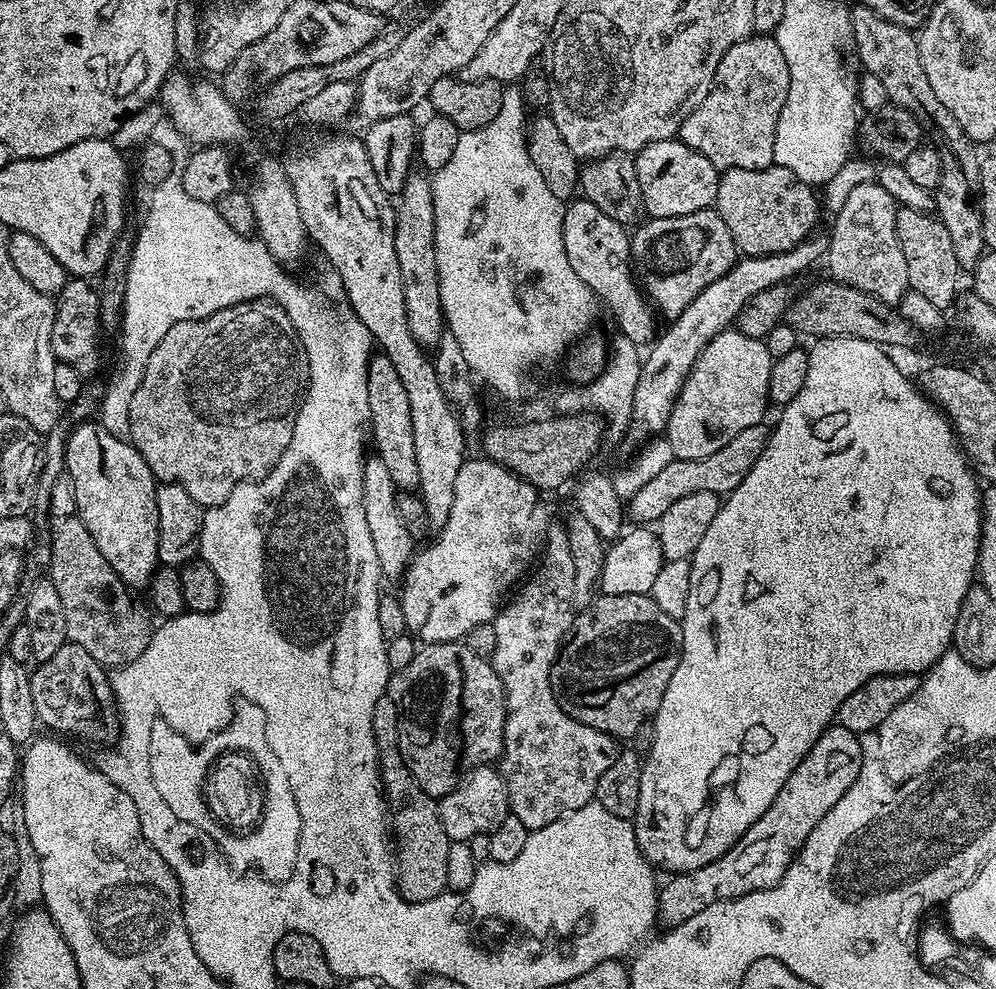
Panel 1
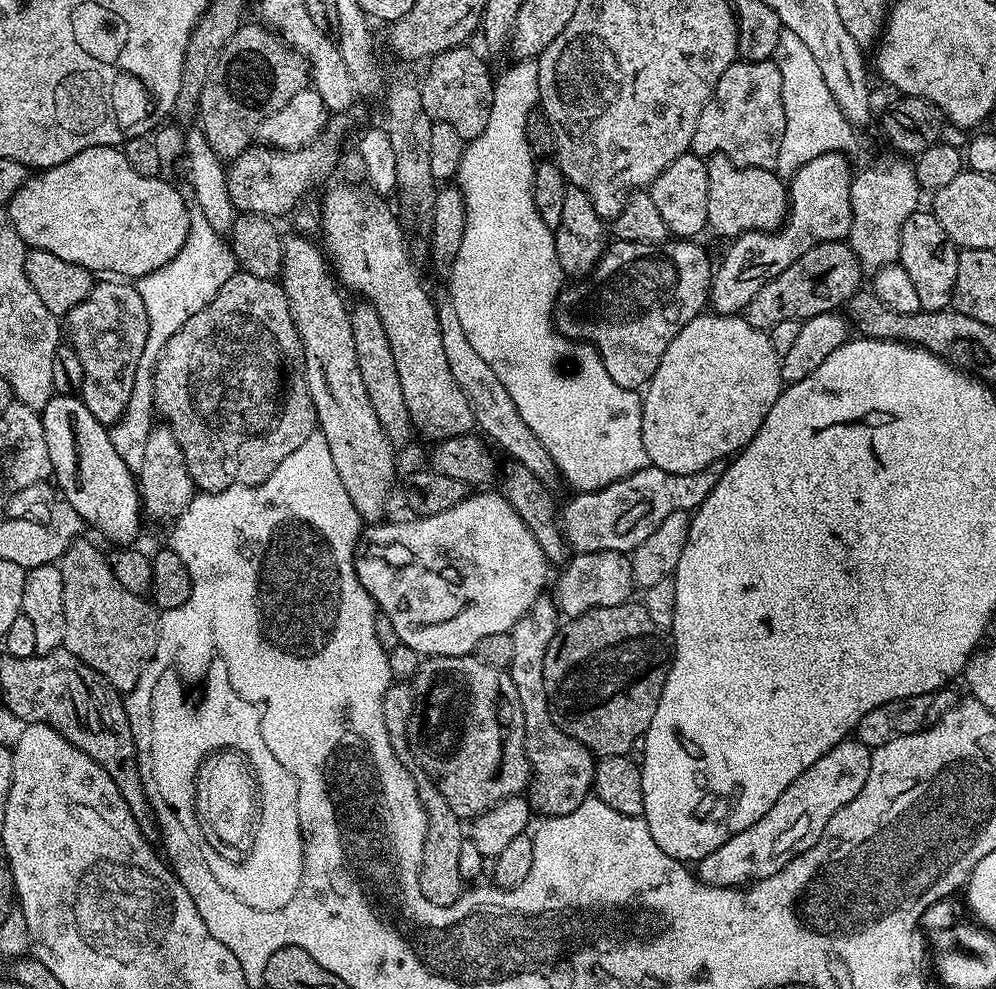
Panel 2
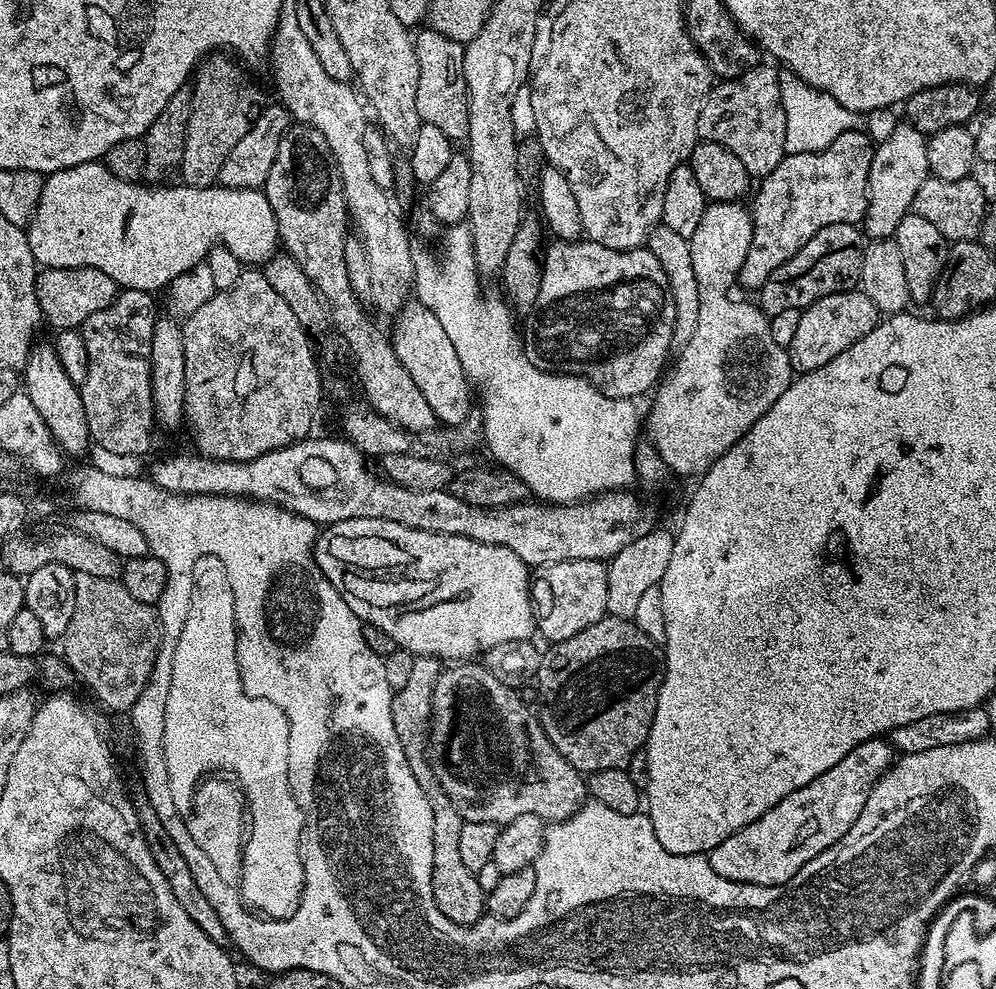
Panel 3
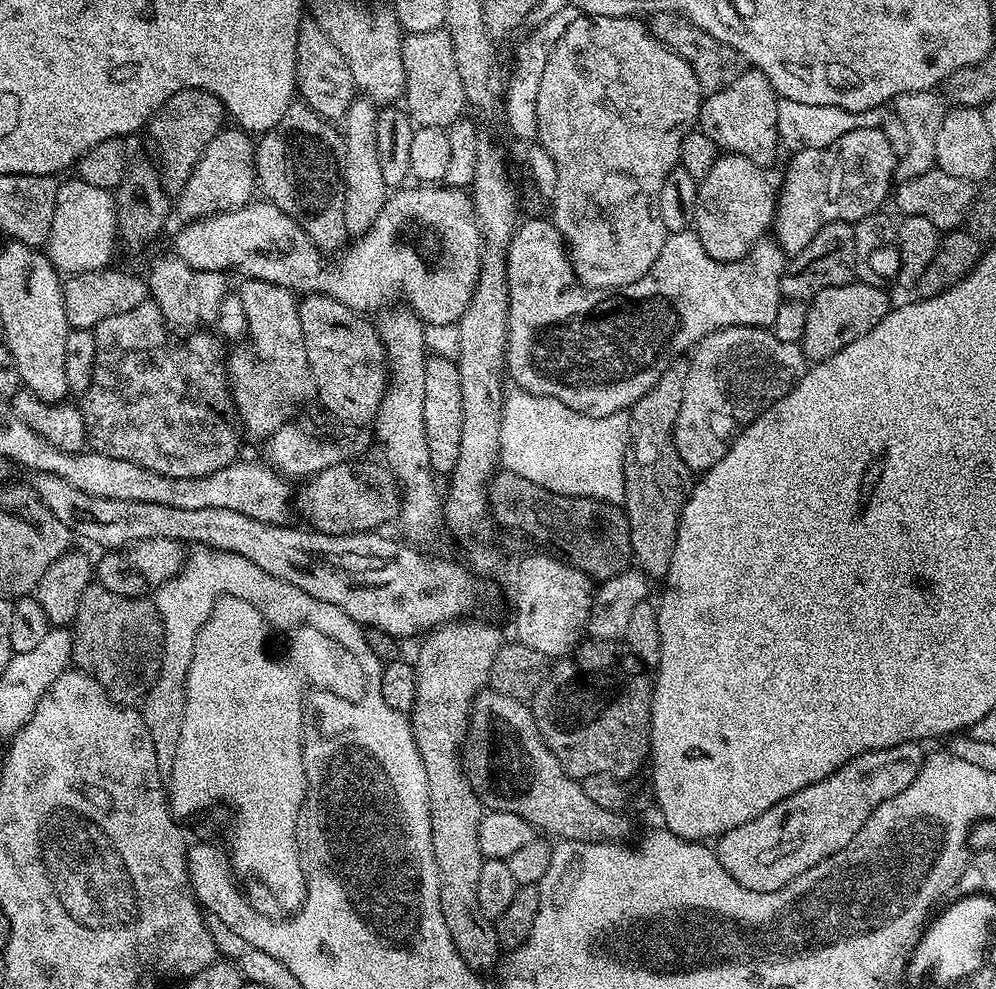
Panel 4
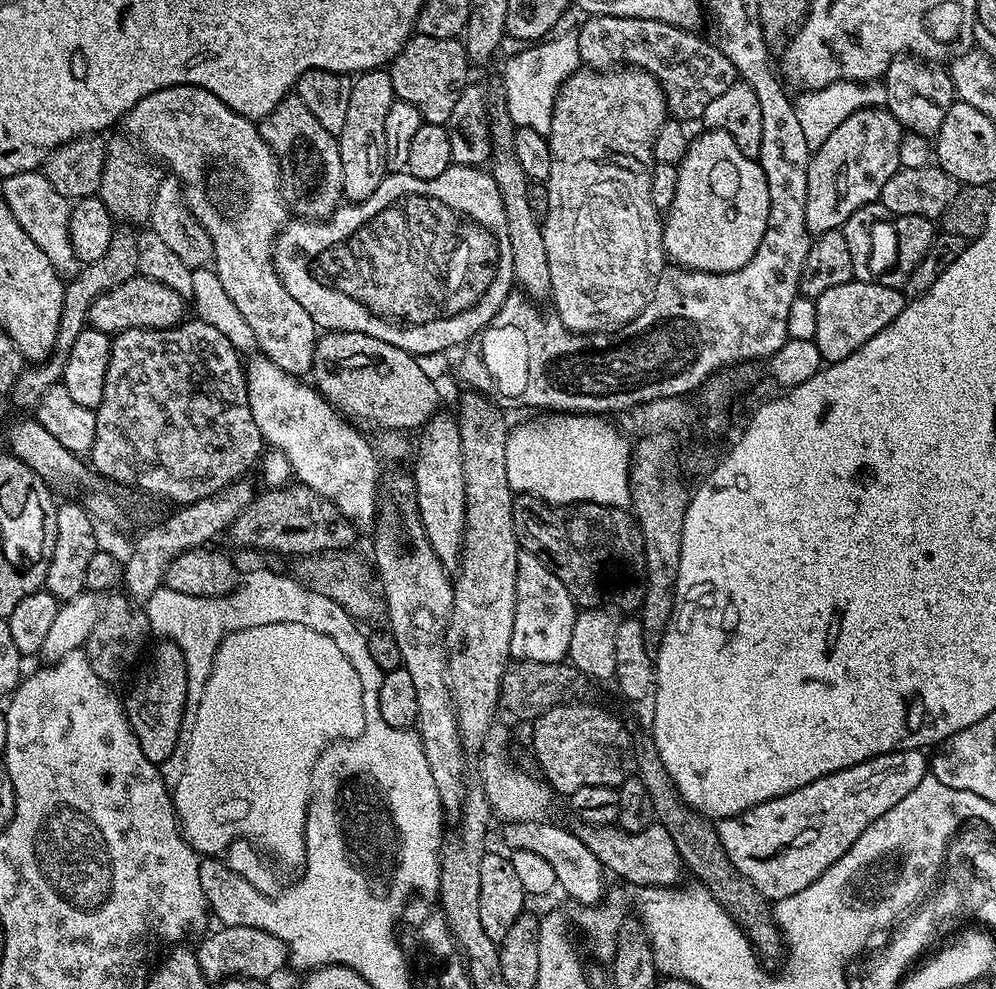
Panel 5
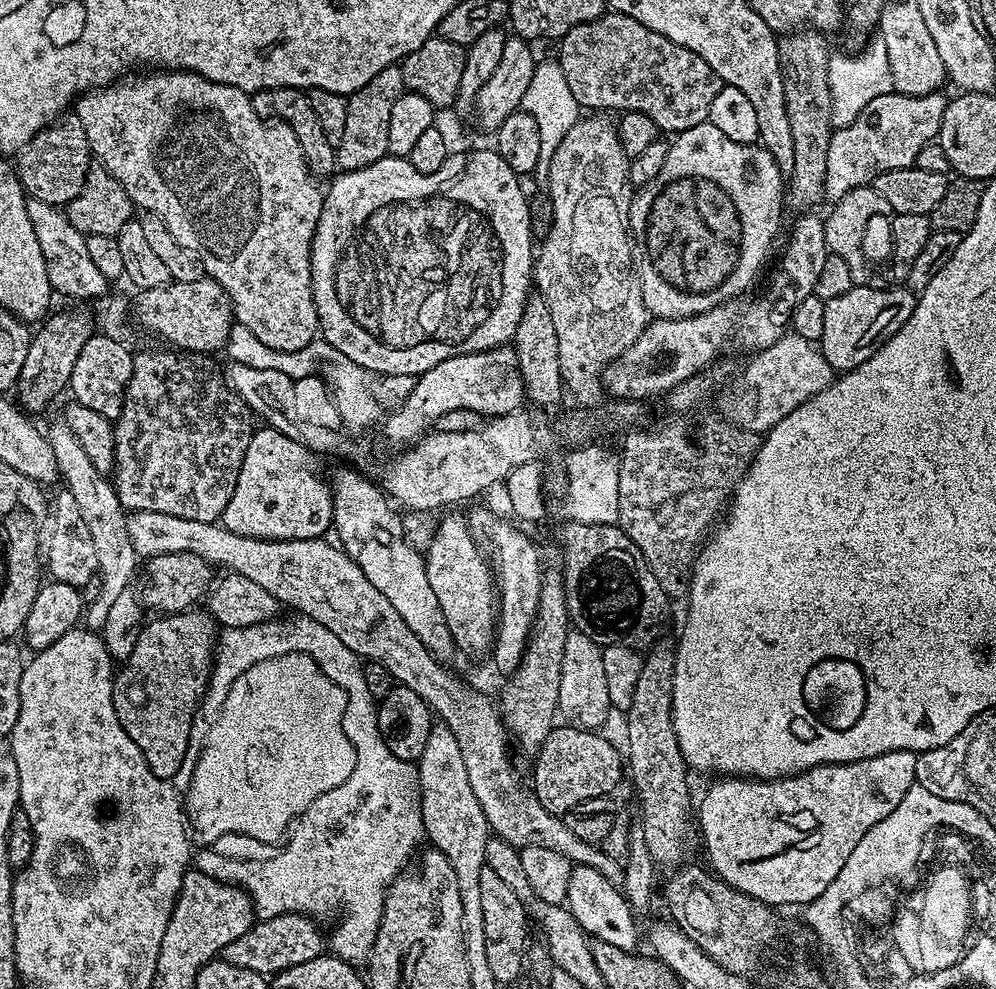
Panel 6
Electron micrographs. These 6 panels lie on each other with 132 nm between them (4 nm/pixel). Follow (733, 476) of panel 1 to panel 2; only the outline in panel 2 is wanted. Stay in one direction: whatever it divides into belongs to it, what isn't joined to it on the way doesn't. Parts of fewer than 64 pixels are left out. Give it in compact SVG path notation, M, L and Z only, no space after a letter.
M718 463L698 470L694 474L670 474L661 468L649 466L593 492L576 492L565 504L563 501L558 512L558 523L563 543L568 548L572 547L571 551L576 554L581 552L630 554L638 546L642 546L642 542L646 542L646 538L650 538L650 534L654 534L654 530L658 530L658 526L662 526L662 518L675 512L691 513L699 508L701 502L710 494L710 490L714 490L714 486L724 469L725 465Z

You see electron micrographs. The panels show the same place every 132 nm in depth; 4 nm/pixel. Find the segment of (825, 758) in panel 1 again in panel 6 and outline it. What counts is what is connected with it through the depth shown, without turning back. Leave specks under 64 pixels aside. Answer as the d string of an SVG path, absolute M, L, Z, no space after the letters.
M887 752L881 756L849 764L823 764L805 772L798 772L794 776L782 776L779 780L717 779L715 781L717 784L710 785L708 793L701 800L699 797L698 800L698 832L701 837L704 835L704 848L708 851L709 862L707 861L707 863L710 865L711 871L730 887L736 888L748 896L758 898L763 904L807 906L811 900L818 898L818 894L822 894L822 890L835 885L835 880L839 877L841 879L846 866L846 858L850 858L850 854L854 854L854 846L858 846L858 842L862 842L866 830L870 830L870 826L878 826L878 822L882 822L882 818L886 818L886 814L890 814L890 810L894 810L894 806L898 806L898 802L902 802L902 798L906 798L906 790L910 790L910 786L916 783L916 757L917 753L914 752Z

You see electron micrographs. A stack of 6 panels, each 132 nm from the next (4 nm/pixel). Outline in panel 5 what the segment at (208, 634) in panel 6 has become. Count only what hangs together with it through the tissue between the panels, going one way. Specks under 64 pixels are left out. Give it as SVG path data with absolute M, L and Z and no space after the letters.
M160 642L152 652L152 665L149 666L148 672L137 678L136 685L128 692L128 700L126 696L123 701L124 712L138 738L138 746L142 746L142 754L146 754L146 758L150 758L154 765L162 765L164 760L174 753L179 732L182 730L187 696L186 658L176 644Z

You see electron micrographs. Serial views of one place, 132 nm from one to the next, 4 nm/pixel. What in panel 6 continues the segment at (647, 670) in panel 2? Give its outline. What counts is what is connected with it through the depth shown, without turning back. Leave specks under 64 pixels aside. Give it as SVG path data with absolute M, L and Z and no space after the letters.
M575 726L553 727L552 733L546 738L539 752L535 755L536 769L532 772L530 787L535 792L536 797L542 806L551 815L565 817L569 812L573 812L579 804L586 802L590 798L611 797L611 792L620 784L620 779L625 779L626 764L622 759L622 752L615 748L606 737L600 736L599 731L585 730Z

